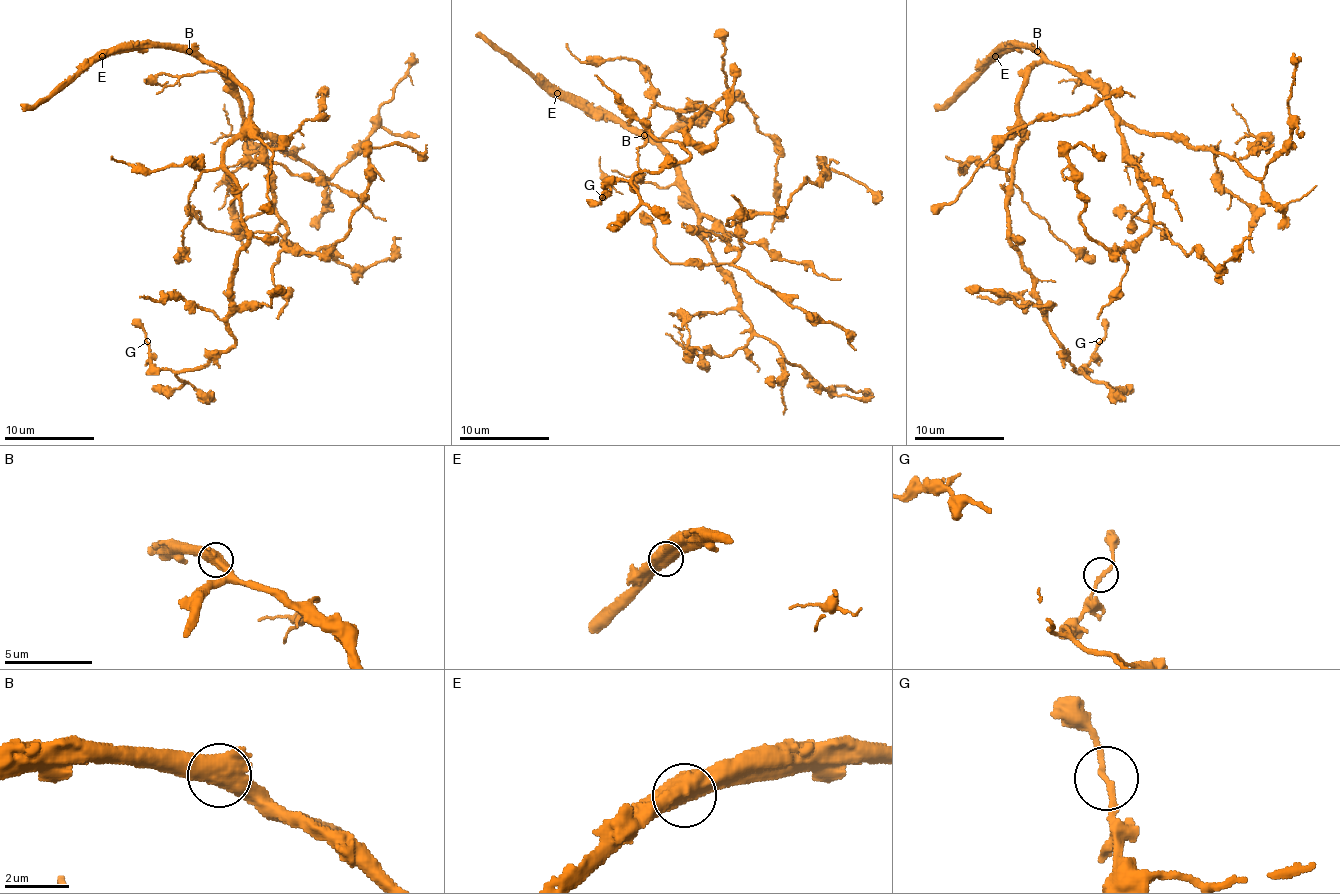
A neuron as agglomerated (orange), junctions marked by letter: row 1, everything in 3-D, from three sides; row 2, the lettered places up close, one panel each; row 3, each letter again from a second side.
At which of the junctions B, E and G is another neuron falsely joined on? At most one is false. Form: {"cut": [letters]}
{"cut": ["E"]}

